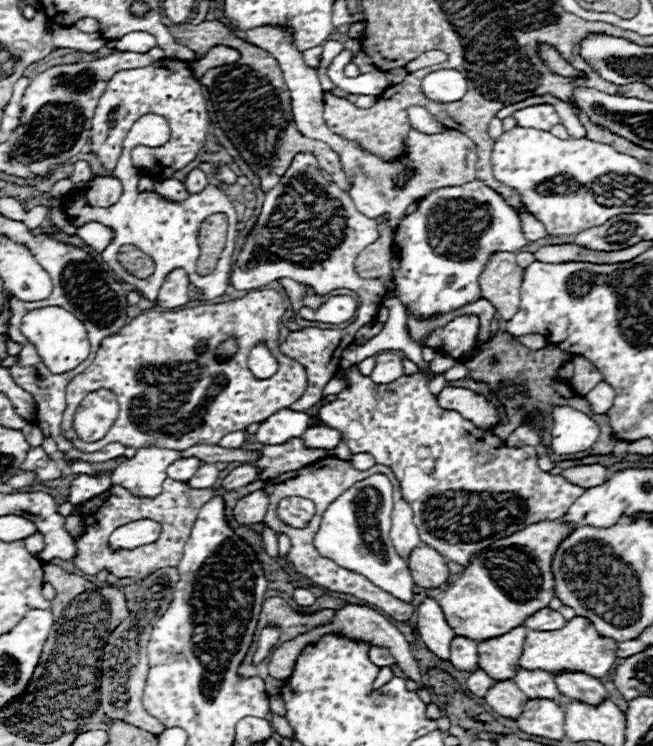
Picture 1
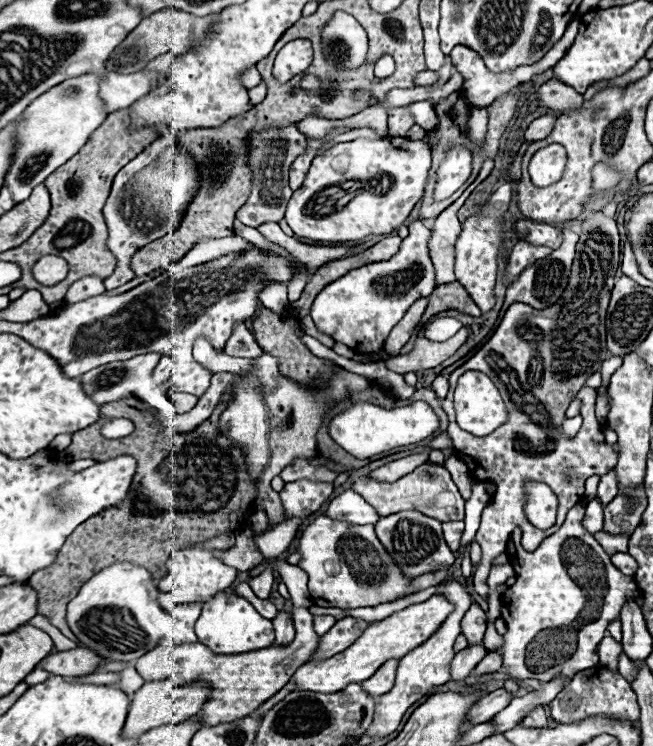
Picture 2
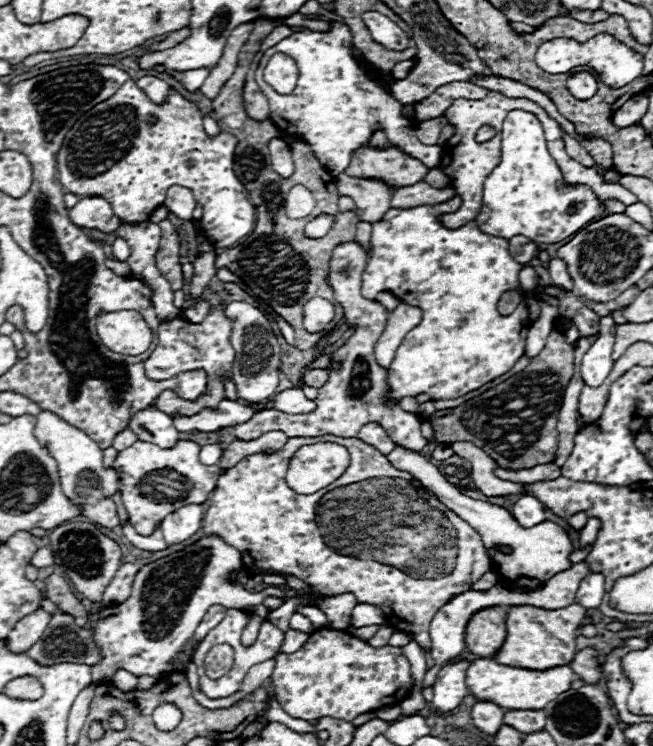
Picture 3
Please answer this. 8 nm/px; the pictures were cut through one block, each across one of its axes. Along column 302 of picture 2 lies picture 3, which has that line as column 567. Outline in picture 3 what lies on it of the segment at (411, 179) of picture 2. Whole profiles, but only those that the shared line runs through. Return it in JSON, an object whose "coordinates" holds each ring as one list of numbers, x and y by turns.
{"coordinates":[[512,110,502,126,502,156,500,156,500,164,496,170,490,172,488,180,484,182,484,196,482,196,482,206,480,206,480,214,476,216,476,224,480,226,482,232,492,234,492,236,500,236,510,240,512,236,526,236,532,242,538,244,556,244,562,242,564,238,576,234,578,230,582,230,588,222,606,216,606,210,602,206,602,198,598,198,594,194,592,188,582,186,582,184,568,184,556,164,556,160,550,156,548,148,546,148,546,138,544,138,544,130,542,124,538,122,536,116,532,116,530,112,522,112,522,110]]}

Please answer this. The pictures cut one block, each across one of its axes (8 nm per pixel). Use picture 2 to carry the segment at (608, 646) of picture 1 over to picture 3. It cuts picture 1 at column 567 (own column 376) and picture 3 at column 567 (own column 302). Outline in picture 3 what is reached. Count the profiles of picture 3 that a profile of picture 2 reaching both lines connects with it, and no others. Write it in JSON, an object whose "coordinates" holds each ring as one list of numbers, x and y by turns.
{"coordinates":[[478,658,472,660,466,684,470,694,474,694,478,700,492,700,502,710,542,710,548,702,552,702,558,694,566,692,572,686,572,680,576,674,570,666,560,668,548,668,548,670,528,670,528,668,516,668,516,666,504,666,496,664,490,658]]}

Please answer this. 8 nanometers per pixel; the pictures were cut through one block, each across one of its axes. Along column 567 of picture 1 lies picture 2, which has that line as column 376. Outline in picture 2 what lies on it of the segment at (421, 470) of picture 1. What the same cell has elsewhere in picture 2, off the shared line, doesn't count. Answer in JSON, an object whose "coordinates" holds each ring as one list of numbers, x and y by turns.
{"coordinates":[[432,462,418,466,414,472,402,476,396,482,378,482,368,476,362,476,352,484,350,490,358,492,368,504,372,504,380,516,396,514,402,510,418,510,424,516,434,518,438,522,464,520,464,500,456,488,456,484,452,482,452,478,444,466,438,466]]}

